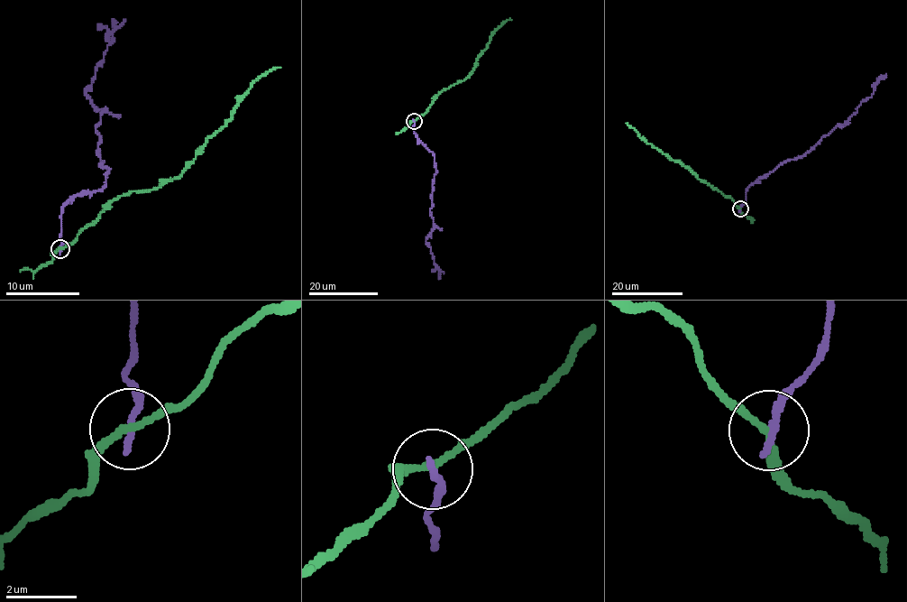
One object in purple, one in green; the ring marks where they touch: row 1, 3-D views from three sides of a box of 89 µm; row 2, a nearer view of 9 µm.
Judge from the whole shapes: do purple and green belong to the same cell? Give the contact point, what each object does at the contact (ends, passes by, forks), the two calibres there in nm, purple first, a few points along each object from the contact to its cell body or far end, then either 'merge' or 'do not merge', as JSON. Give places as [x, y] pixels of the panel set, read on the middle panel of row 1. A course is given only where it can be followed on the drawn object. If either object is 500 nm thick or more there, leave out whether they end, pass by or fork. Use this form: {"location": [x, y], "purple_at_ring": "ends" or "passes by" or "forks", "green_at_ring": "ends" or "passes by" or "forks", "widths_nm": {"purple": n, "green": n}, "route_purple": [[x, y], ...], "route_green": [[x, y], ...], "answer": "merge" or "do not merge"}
{"location": [414, 121], "purple_at_ring": "ends", "green_at_ring": "passes by", "widths_nm": {"purple": 240, "green": 190}, "route_purple": [[413, 121], [414, 131], [435, 158], [436, 171], [430, 210], [434, 228], [426, 243], [440, 272], [438, 278]], "route_green": [[413, 121], [426, 111], [436, 96], [465, 78], [492, 32], [511, 19]], "answer": "do not merge"}

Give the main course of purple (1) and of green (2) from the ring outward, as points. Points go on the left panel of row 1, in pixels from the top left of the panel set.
1: (59, 249), (61, 208), (105, 185), (95, 125), (102, 111), (86, 88), (116, 28), (112, 19)
2: (59, 249), (68, 246), (112, 200), (131, 191), (155, 189), (176, 179), (224, 124), (256, 80), (280, 67)

